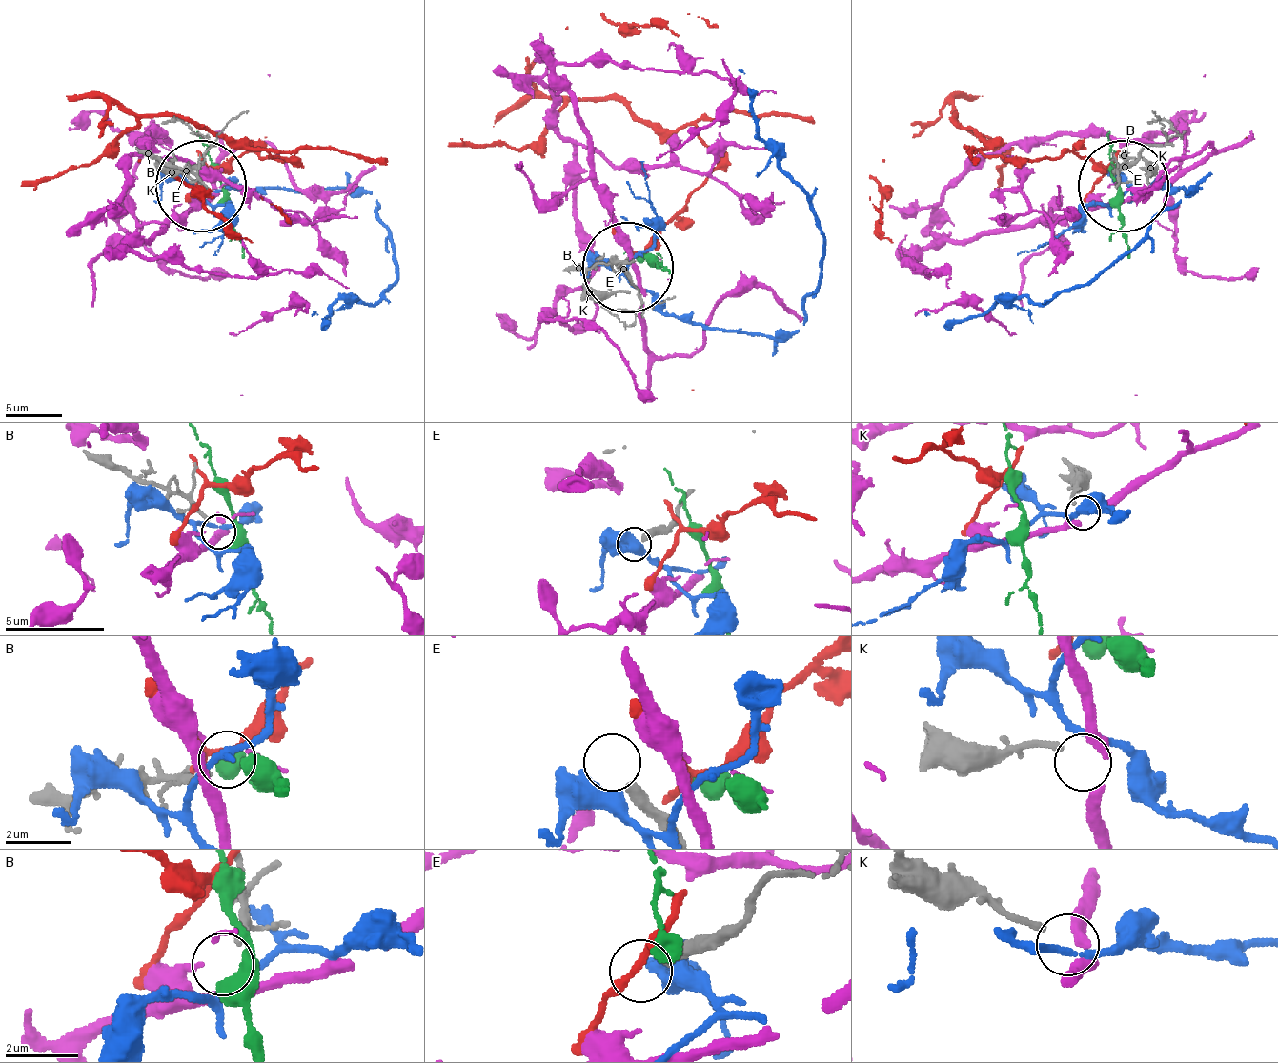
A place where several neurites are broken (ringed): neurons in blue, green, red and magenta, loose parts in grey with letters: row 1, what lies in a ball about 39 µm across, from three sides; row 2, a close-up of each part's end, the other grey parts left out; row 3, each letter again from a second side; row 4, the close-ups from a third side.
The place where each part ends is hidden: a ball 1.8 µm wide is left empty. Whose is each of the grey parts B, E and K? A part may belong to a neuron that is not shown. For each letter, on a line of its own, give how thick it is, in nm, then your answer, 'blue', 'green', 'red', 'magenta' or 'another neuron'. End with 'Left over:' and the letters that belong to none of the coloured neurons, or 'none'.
B: 120 nm | another neuron
E: 400 nm | another neuron
K: 170 nm | another neuron
Left over: B, E, K

